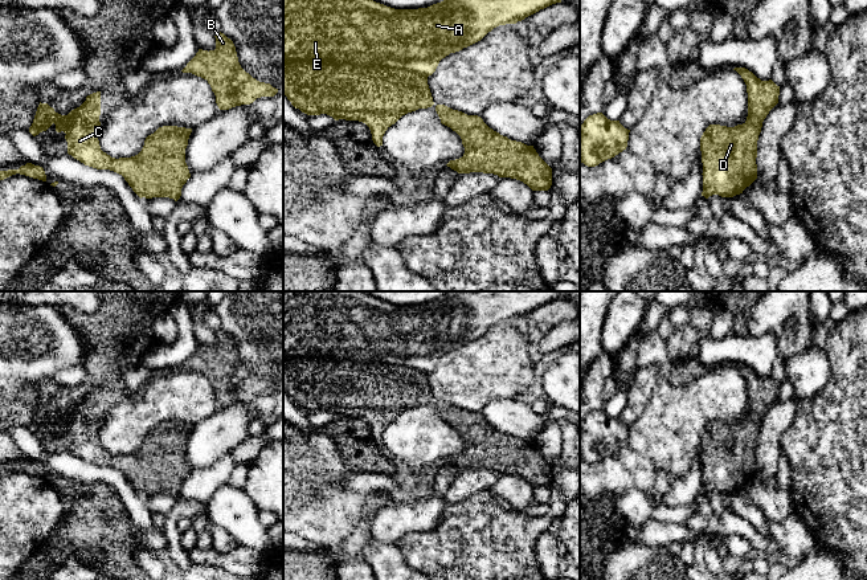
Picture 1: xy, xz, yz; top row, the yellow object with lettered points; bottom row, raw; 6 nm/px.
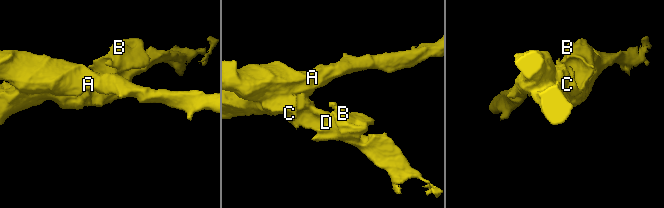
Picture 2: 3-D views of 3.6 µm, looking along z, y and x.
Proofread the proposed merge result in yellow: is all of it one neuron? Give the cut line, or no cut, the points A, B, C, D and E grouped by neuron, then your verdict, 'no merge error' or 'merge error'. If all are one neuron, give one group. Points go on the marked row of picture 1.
no cut; A B C D E; no merge error

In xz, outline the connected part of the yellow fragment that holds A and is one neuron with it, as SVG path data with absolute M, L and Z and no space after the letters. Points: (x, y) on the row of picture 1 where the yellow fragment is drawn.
M283 0L283 95L295 109L307 115L327 114L335 121L345 119L365 123L371 130L373 143L380 147L385 131L402 115L434 105L428 77L435 72L442 58L480 41L499 25L516 24L556 3L561 3L561 0L443 0L428 8L394 9L373 0Z

